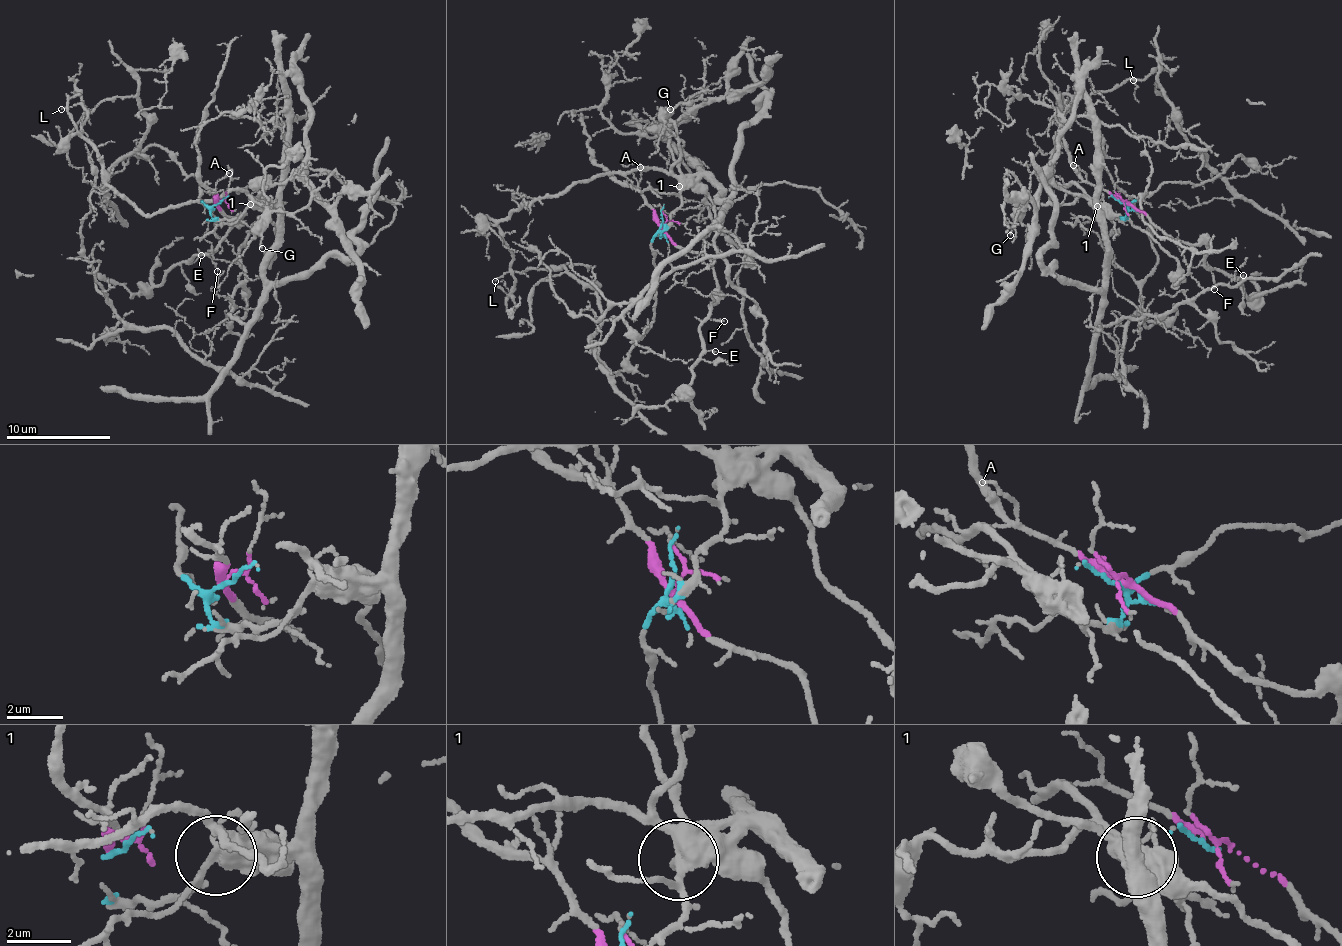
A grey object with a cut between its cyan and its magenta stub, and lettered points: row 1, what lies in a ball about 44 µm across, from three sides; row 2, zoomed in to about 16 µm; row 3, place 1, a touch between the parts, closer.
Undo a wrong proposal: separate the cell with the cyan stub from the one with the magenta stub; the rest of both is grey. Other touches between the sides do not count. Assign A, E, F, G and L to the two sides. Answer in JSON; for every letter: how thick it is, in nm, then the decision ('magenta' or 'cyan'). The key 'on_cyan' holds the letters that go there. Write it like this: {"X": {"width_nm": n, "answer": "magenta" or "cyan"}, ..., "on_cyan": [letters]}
{"A": {"width_nm": 90, "answer": "magenta"}, "E": {"width_nm": 100, "answer": "magenta"}, "F": {"width_nm": 120, "answer": "magenta"}, "G": {"width_nm": 130, "answer": "cyan"}, "L": {"width_nm": 110, "answer": "cyan"}, "on_cyan": ["G", "L"]}

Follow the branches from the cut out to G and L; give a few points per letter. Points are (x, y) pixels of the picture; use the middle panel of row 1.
G: (661, 225), (660, 229), (677, 211), (680, 189), (673, 172), (681, 155), (666, 109), (670, 109)
L: (661, 225), (681, 202), (677, 180), (655, 166), (572, 182), (499, 223), (512, 262), (496, 281)

